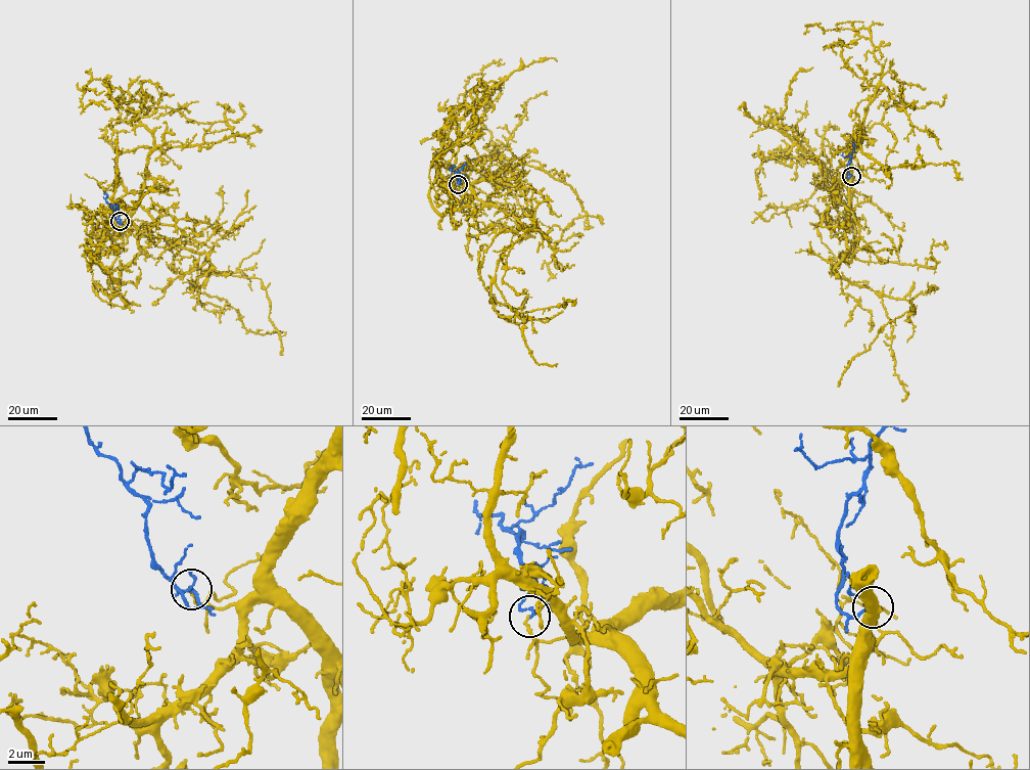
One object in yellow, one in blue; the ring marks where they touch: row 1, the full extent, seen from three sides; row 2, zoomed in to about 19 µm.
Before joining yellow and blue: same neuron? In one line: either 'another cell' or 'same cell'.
another cell

